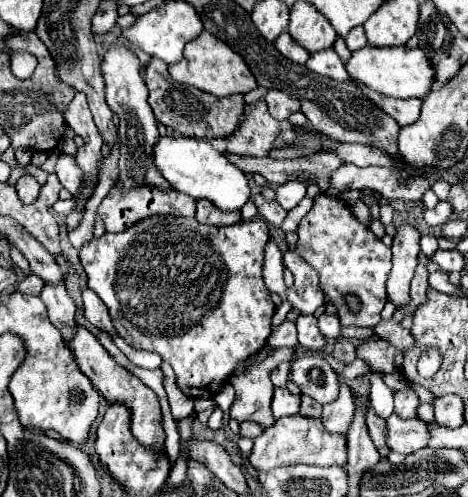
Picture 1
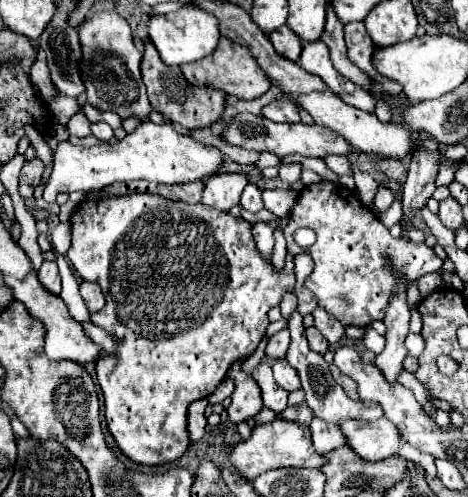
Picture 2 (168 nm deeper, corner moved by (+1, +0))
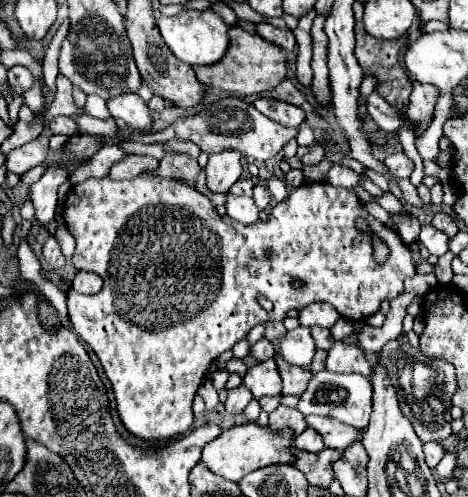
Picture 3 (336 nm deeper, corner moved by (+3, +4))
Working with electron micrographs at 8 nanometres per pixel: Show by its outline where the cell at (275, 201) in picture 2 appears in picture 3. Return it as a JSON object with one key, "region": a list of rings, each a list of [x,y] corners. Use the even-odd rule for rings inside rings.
{"region":[[[256,184],[254,186],[254,202],[256,202],[256,206],[260,208],[260,210],[264,210],[266,206],[268,206],[268,202],[270,202],[270,192],[266,190],[266,188],[262,188],[260,184]]]}

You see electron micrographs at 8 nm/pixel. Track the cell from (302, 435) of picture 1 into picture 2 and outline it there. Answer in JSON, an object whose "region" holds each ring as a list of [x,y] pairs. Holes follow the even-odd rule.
{"region":[[[274,418],[268,424],[256,426],[252,430],[252,436],[246,442],[240,442],[232,454],[230,462],[238,472],[242,472],[246,478],[254,480],[262,472],[274,470],[274,468],[284,468],[284,466],[294,466],[294,468],[322,468],[326,464],[326,458],[314,450],[310,428],[298,422],[290,422],[284,418]]]}

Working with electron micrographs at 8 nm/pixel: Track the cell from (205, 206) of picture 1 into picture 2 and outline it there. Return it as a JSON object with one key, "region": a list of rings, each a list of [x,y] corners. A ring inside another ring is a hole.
{"region":[[[244,174],[214,176],[214,180],[206,182],[200,204],[228,212],[232,206],[240,204],[240,194],[246,184],[248,184],[248,180]]]}

